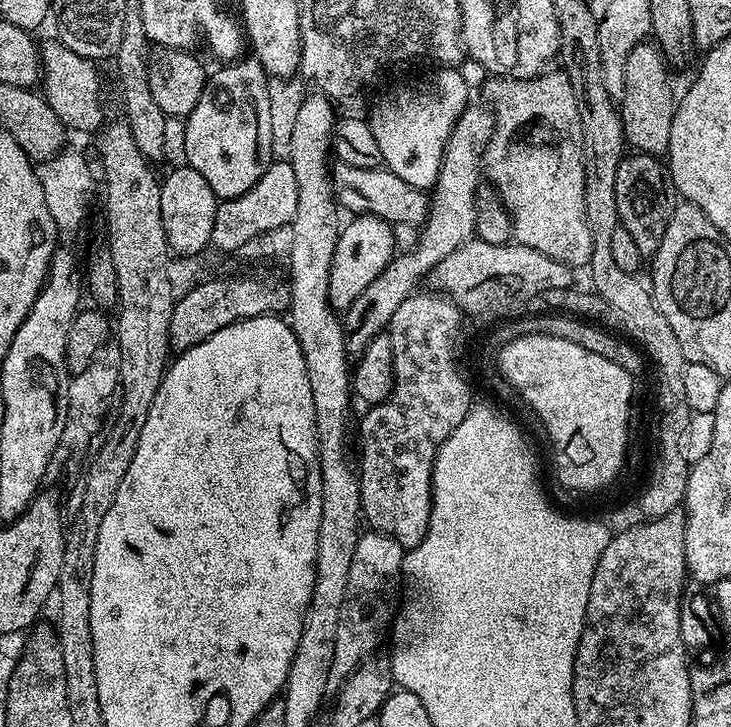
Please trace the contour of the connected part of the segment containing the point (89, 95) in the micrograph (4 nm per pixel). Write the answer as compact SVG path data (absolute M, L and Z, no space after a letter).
M56 38L40 48L40 67L44 101L50 110L54 110L54 114L58 114L65 129L77 128L80 132L95 133L106 120L106 115L100 109L100 72L96 69L99 67L85 56L74 54L74 50Z

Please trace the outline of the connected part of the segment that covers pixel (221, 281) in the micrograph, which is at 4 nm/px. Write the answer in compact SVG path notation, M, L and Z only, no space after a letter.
M220 276L217 280L204 280L196 284L184 297L172 305L170 314L169 345L177 353L198 346L210 334L220 328L230 326L239 320L255 316L280 314L287 309L290 288L276 276Z

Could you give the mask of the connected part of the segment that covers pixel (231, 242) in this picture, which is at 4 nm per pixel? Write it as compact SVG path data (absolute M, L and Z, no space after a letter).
M273 161L263 172L262 178L246 194L217 203L211 231L211 245L224 252L241 251L251 239L282 226L291 225L292 218L297 212L297 202L298 182L295 181L291 161Z

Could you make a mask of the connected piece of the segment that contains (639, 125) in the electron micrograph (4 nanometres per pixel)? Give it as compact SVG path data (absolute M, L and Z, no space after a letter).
M645 42L630 50L630 58L626 58L626 86L622 98L618 101L620 121L624 123L624 139L629 149L645 152L647 156L663 157L670 142L670 126L674 122L674 114L678 103L672 97L672 84L668 81L669 65L666 63L659 47L655 43Z

